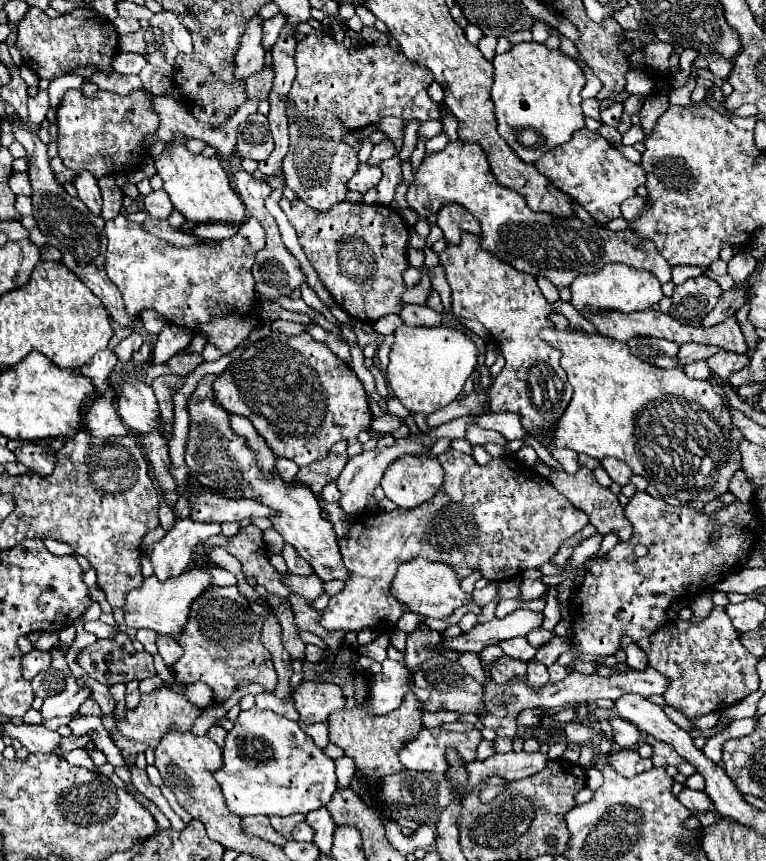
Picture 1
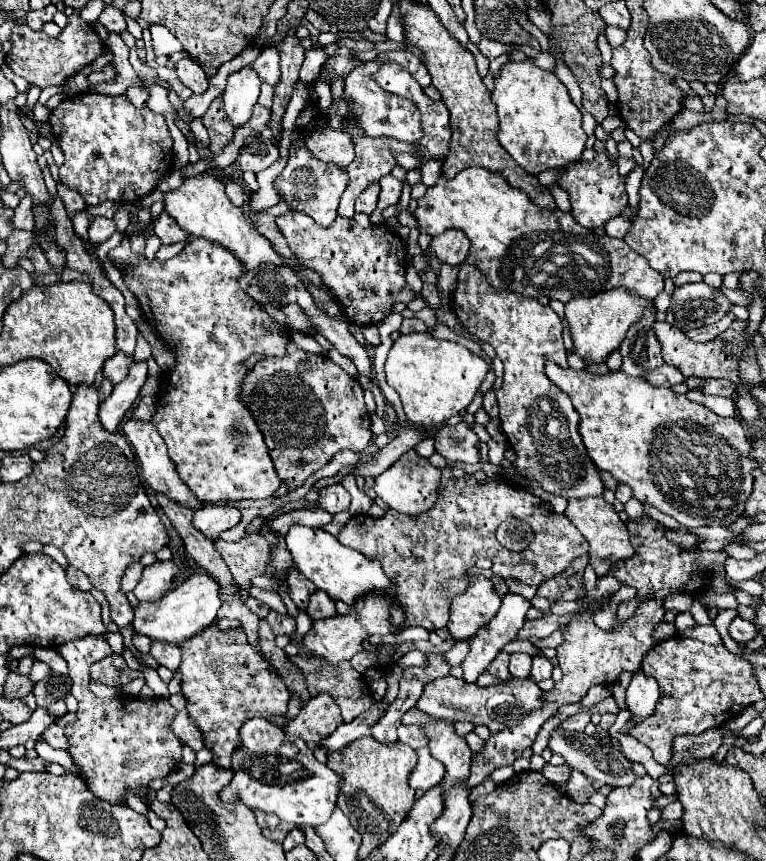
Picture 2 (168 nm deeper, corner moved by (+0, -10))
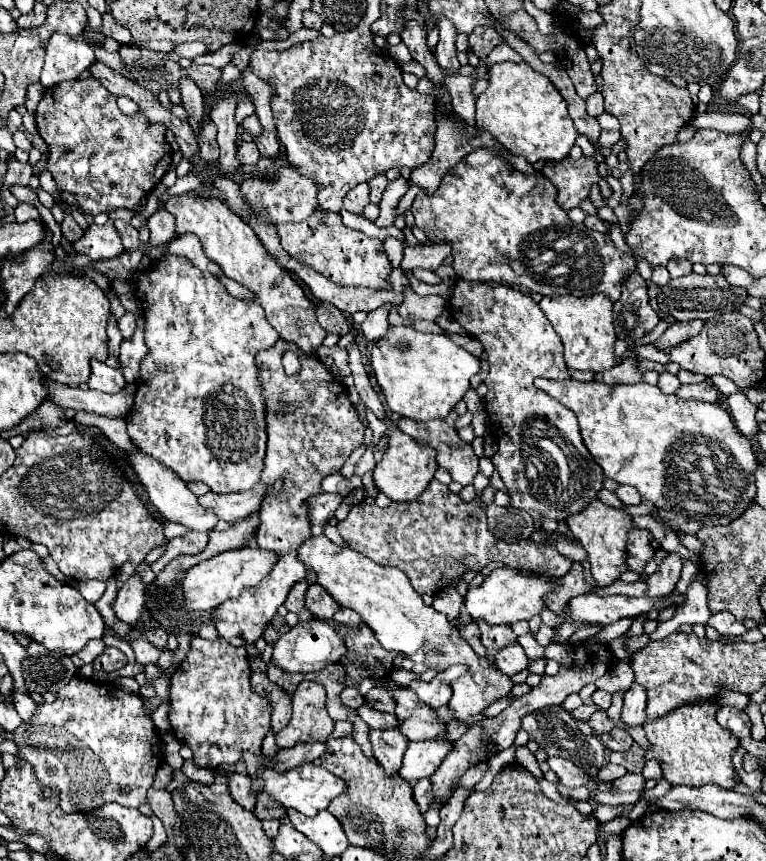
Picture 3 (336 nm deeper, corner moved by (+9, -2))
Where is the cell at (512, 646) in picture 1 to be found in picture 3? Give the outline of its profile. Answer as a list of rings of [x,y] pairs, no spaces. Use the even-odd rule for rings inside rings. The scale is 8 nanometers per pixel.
[[[519,643],[507,645],[499,651],[499,655],[495,657],[495,665],[509,677],[513,677],[515,673],[523,671],[529,665],[529,659],[525,655],[525,651],[519,647]]]

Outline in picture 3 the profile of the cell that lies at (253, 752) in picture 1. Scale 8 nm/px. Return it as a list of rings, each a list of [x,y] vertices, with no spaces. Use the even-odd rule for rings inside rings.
[[[245,753],[243,761],[247,763],[247,771],[253,779],[261,777],[265,781],[265,787],[263,787],[265,793],[269,793],[273,799],[283,803],[287,809],[293,807],[293,809],[309,815],[309,817],[317,815],[323,809],[327,809],[329,803],[345,791],[345,781],[343,779],[337,779],[333,773],[329,773],[323,767],[315,767],[313,763],[305,763],[305,765],[301,765],[293,771],[287,771],[287,773],[275,773],[275,771],[267,769],[267,765],[271,765],[273,761],[267,761],[263,755],[255,759],[251,753]]]

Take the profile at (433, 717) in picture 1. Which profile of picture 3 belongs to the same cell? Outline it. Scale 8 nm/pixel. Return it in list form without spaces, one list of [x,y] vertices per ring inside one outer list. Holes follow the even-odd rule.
[[[361,705],[359,709],[355,709],[355,713],[371,727],[371,729],[395,729],[395,715],[391,713],[379,713],[375,709],[371,709],[369,705]]]

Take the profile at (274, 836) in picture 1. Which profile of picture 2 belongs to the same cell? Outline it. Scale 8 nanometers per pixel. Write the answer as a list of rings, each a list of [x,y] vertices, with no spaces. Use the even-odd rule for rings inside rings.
[[[280,823],[276,829],[262,829],[262,835],[266,835],[268,839],[274,839],[276,843],[282,843],[282,839],[286,839],[286,835],[294,829],[294,825],[290,823]]]

